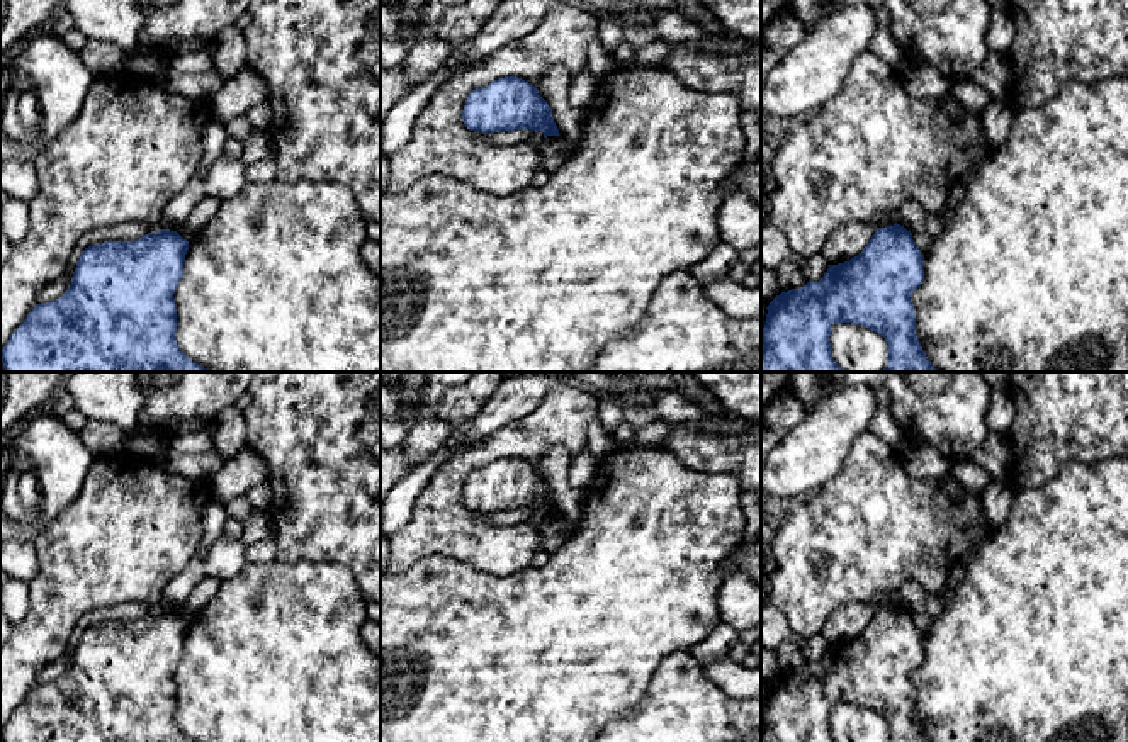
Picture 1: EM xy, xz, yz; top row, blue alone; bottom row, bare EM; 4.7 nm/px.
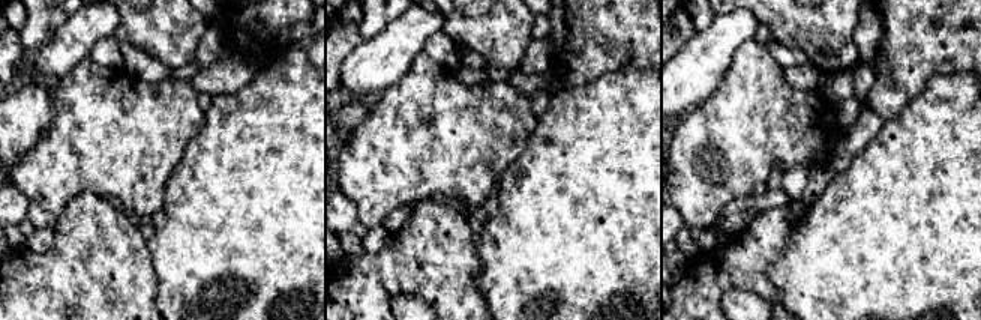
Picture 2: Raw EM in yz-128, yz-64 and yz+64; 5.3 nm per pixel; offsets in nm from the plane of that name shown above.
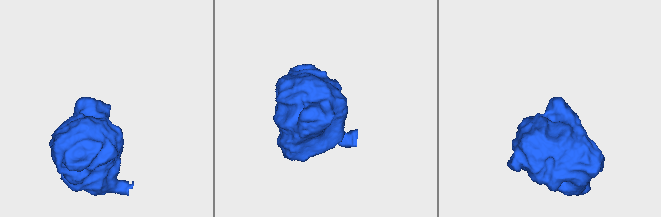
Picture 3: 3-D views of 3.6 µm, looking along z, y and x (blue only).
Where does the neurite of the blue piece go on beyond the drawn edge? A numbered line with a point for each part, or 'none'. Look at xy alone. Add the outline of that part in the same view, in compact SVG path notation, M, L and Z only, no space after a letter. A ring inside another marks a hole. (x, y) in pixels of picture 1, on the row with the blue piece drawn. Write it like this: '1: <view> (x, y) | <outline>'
none

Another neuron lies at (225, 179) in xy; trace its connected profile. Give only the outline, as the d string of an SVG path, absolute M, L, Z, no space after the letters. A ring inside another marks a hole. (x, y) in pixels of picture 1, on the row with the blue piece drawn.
M221 155L206 171L197 171L187 187L165 207L160 219L163 229L183 228L192 209L206 197L226 200L246 185L246 165L241 158Z

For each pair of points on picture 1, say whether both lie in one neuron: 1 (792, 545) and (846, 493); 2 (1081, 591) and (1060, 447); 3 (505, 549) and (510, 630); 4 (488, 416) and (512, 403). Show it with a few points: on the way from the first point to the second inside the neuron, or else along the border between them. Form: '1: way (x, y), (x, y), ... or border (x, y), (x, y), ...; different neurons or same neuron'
1: way (806, 535), (836, 506); same neuron
2: border (1103, 459), (1071, 460), (1047, 483), (1030, 488); different neurons
3: border (469, 562), (496, 574), (513, 574), (530, 566); different neurons
4: way (493, 416), (507, 404); same neuron

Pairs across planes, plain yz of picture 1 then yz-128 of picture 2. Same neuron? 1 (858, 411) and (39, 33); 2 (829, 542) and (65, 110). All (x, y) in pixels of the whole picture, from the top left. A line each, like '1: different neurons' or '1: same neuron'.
1: different neurons
2: same neuron

